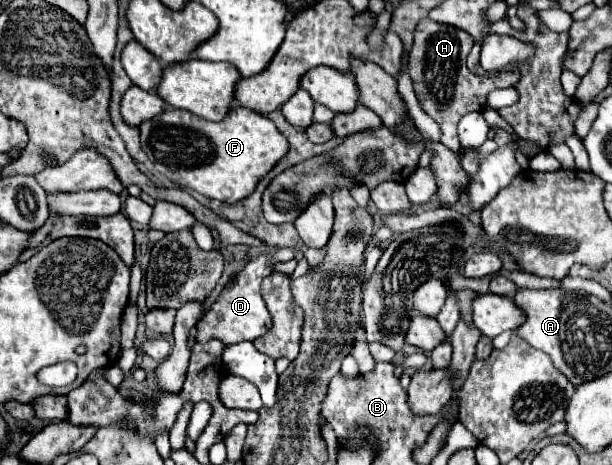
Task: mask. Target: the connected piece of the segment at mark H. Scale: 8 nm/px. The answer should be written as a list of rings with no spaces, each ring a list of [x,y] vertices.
[[[421,18],[415,28],[415,40],[409,54],[409,76],[413,80],[415,96],[427,116],[431,116],[439,128],[441,138],[439,142],[447,146],[453,152],[461,150],[459,136],[457,136],[457,124],[459,120],[477,110],[485,110],[487,94],[495,88],[509,88],[515,86],[521,78],[519,68],[515,70],[501,70],[495,76],[477,76],[467,70],[465,58],[471,50],[473,38],[465,30],[459,30],[449,24],[439,24],[429,18]]]

